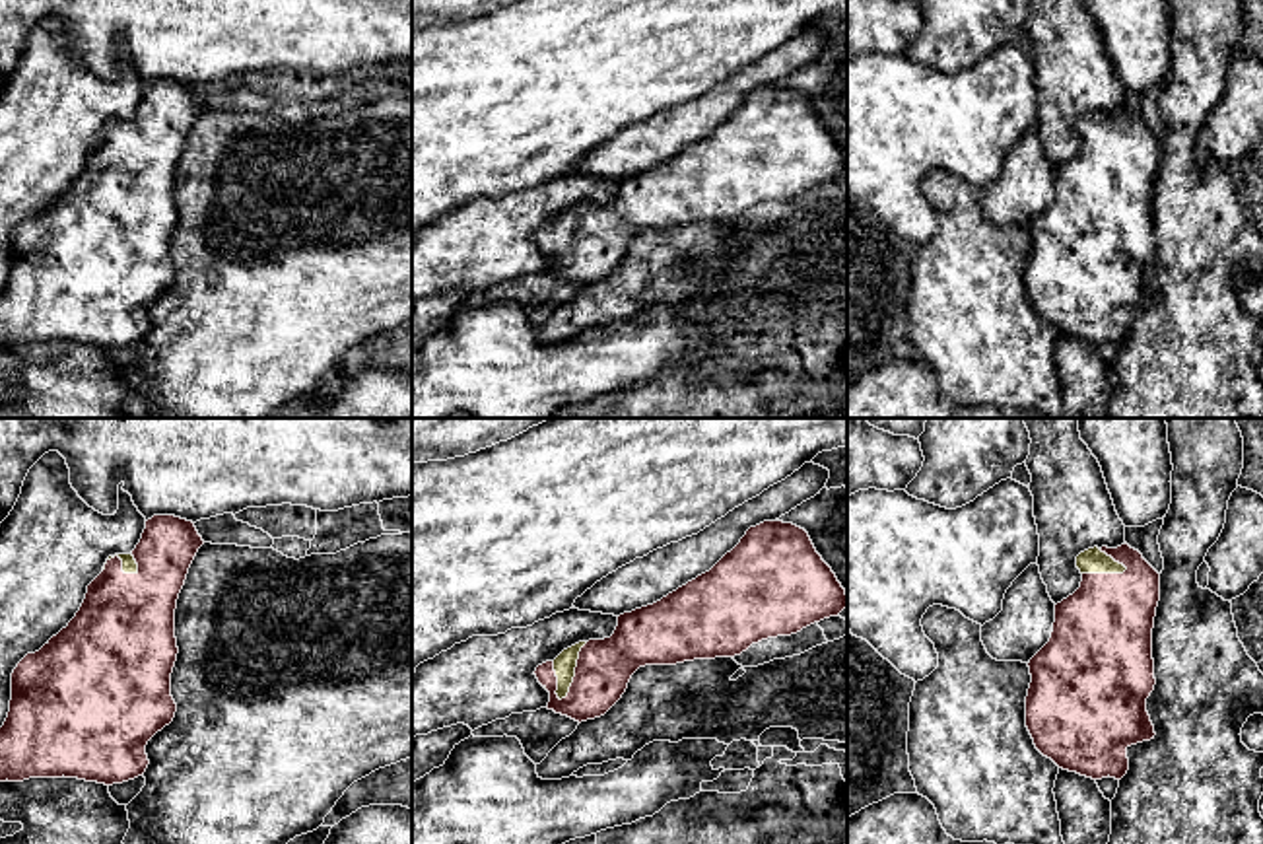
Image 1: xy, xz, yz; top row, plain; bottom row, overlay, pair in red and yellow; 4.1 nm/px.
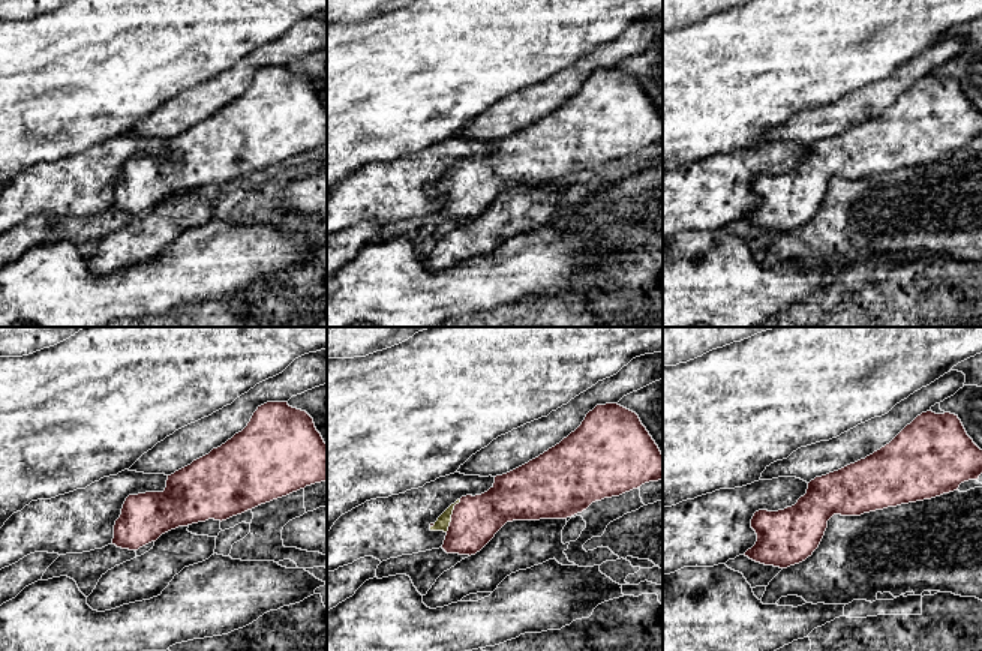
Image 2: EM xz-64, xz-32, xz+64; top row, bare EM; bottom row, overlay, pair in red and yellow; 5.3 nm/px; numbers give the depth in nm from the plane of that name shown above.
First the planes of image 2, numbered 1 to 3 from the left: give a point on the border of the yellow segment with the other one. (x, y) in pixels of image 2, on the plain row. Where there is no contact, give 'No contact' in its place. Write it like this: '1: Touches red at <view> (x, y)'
1: No contact
2: Touches red at xz-32 (452, 180)
3: No contact

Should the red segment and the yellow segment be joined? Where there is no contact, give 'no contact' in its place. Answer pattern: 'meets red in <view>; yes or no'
meets red in xz; yes

